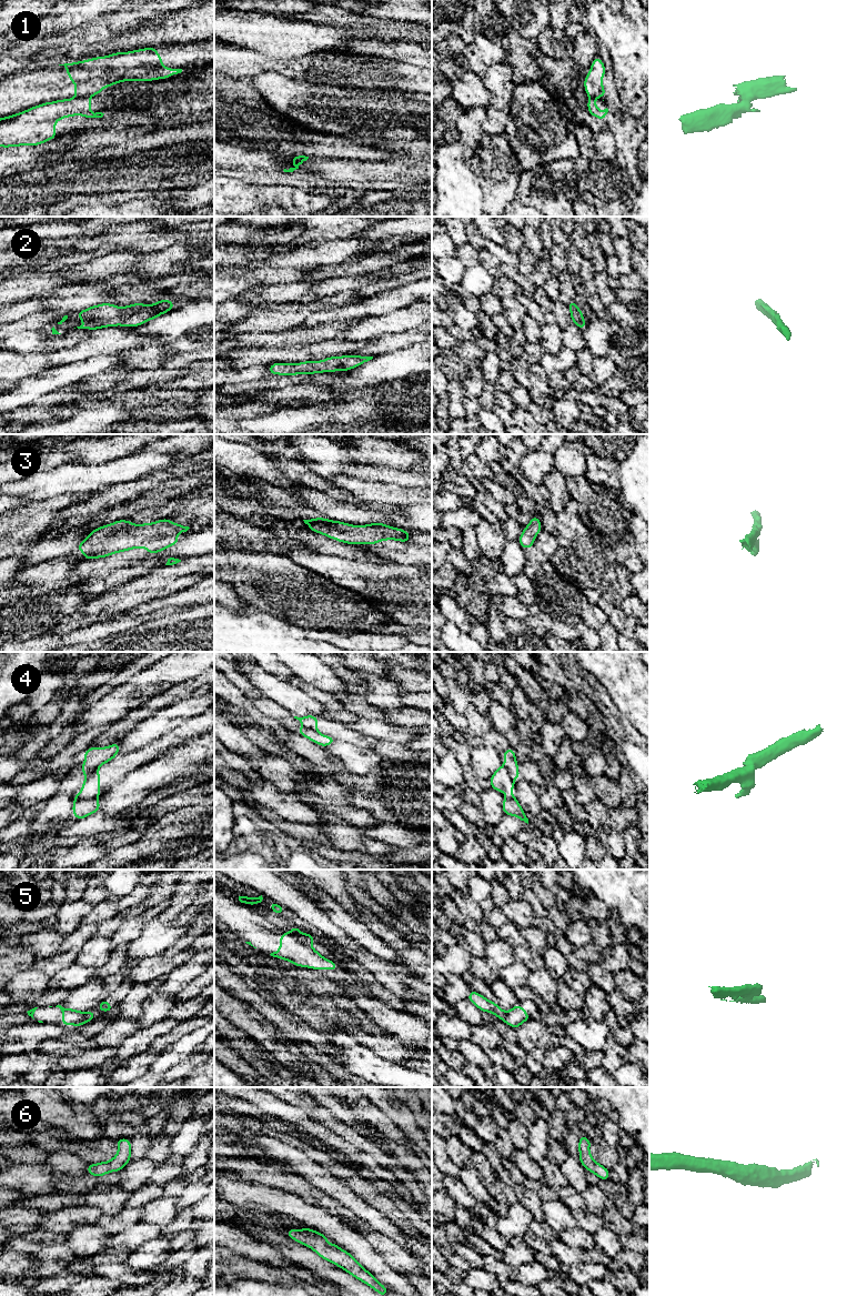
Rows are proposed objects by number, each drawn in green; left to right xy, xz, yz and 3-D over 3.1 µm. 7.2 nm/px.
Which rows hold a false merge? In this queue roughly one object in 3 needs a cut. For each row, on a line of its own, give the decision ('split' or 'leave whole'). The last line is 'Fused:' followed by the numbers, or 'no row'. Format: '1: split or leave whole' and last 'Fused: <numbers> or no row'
1: split
2: leave whole
3: leave whole
4: split
5: split
6: leave whole
Fused: 1, 4, 5

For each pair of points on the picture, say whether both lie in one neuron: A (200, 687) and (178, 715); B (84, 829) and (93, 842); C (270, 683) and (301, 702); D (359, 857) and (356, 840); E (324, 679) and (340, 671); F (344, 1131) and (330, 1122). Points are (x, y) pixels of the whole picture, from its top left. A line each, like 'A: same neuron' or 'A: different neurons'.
A: different neurons
B: different neurons
C: same neuron
D: different neurons
E: different neurons
F: same neuron

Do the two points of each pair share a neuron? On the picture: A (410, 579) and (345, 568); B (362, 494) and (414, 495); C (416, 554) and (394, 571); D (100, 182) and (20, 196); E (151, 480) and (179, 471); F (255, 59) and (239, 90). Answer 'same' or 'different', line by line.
A: same
B: same
C: different
D: same
E: same
F: different

